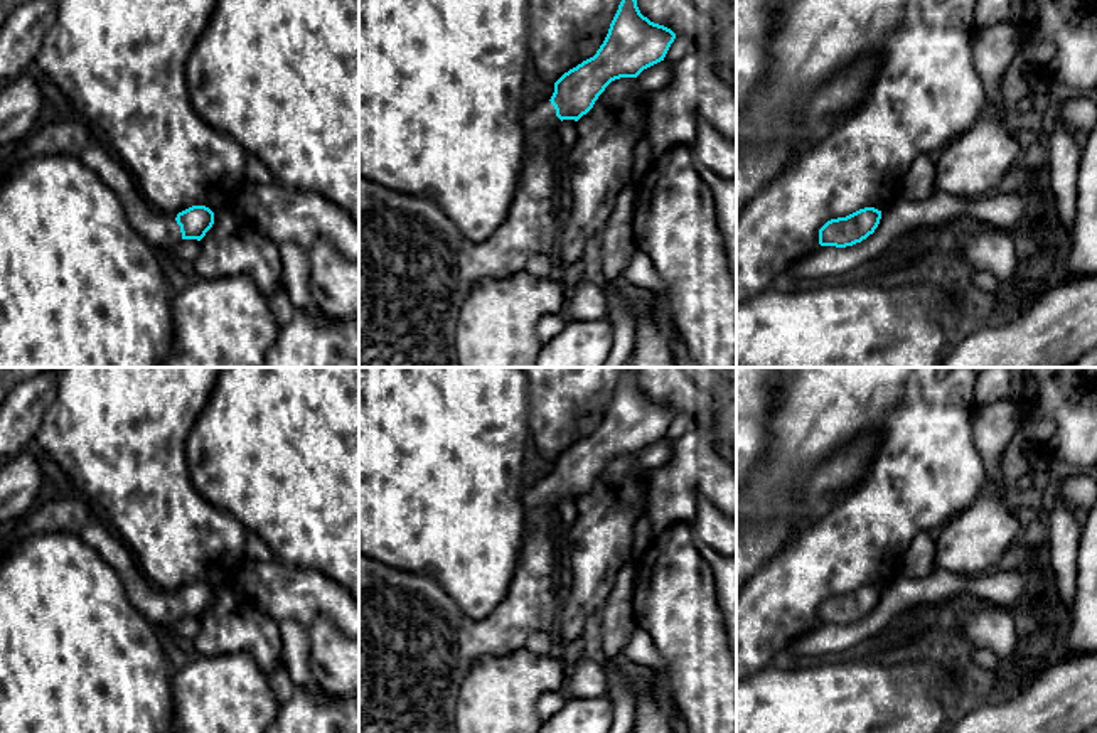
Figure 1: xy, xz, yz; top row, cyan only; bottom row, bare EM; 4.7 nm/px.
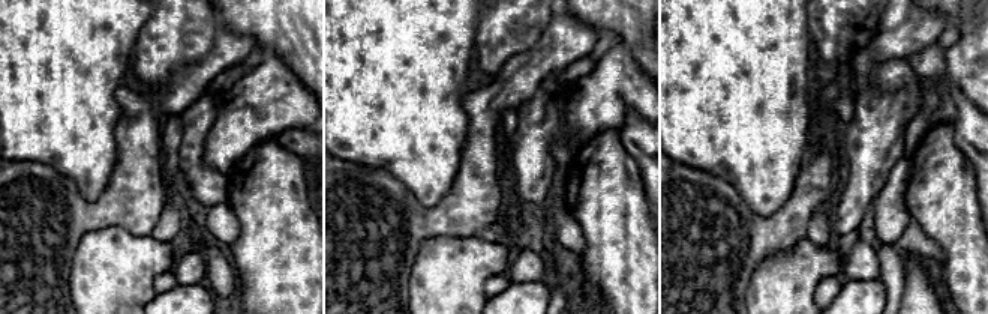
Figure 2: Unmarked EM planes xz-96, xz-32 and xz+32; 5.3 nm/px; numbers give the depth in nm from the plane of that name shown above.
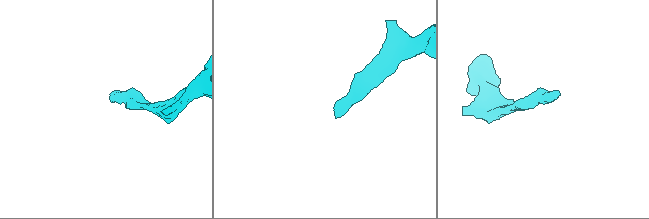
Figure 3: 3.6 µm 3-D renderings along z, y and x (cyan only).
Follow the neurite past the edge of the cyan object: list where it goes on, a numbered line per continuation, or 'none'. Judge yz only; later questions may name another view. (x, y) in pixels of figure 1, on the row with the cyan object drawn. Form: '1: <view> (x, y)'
none

